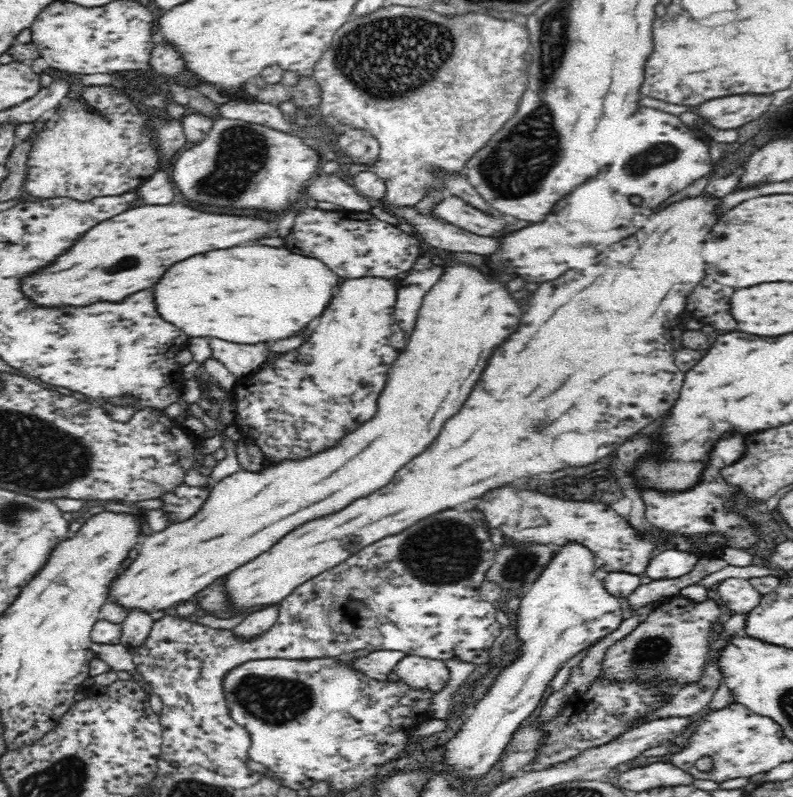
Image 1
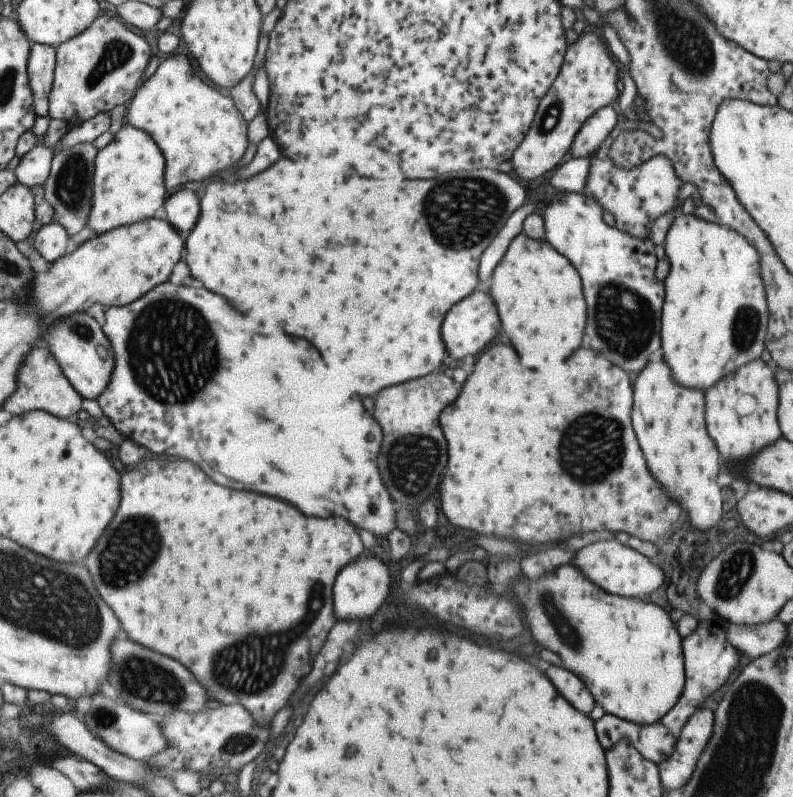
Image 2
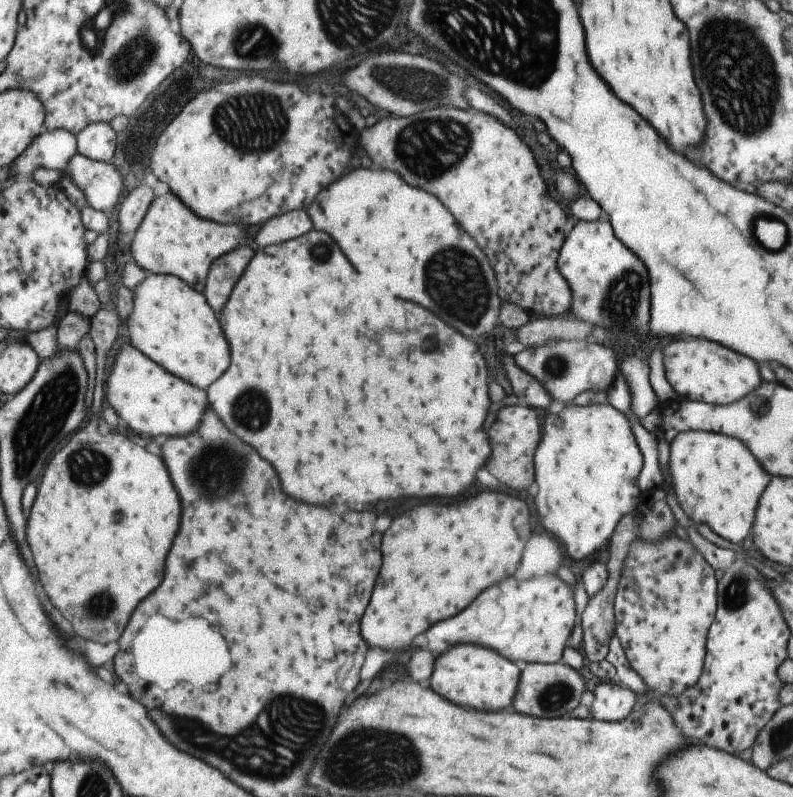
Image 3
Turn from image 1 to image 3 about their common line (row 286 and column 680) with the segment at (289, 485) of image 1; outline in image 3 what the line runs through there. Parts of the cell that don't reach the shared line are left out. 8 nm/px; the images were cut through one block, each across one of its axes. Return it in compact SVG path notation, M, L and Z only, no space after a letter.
M697 430L677 434L669 444L669 478L677 502L691 522L707 524L717 536L749 546L757 498L765 490L769 474L739 440Z

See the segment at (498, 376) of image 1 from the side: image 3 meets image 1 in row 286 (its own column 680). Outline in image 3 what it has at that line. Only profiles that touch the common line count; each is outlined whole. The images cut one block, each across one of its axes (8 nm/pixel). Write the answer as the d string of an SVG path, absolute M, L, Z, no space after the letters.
M665 534L661 542L643 542L641 538L635 538L629 544L613 598L615 636L621 642L631 670L637 672L651 692L677 696L699 680L703 670L705 632L715 612L717 580L713 578L713 572L715 570L705 562L705 558L675 534Z

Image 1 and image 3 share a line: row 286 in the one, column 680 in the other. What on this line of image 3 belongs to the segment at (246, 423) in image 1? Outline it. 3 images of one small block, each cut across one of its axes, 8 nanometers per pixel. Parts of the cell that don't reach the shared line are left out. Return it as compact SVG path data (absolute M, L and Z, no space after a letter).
M701 338L667 340L661 352L665 380L675 390L677 398L687 398L691 402L705 402L713 406L727 406L753 390L759 382L757 366L749 358Z

